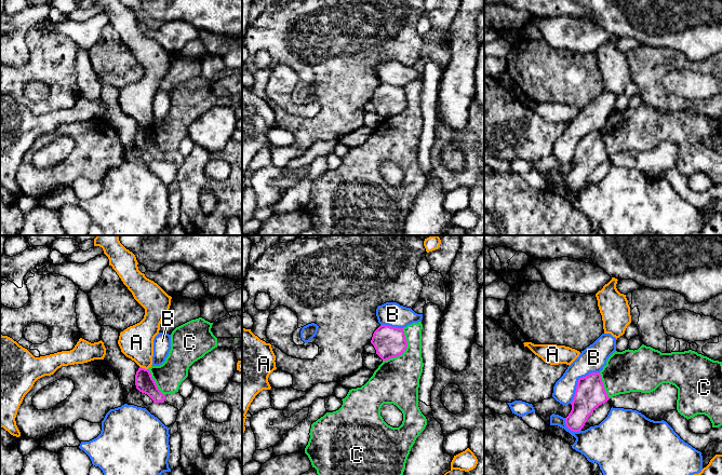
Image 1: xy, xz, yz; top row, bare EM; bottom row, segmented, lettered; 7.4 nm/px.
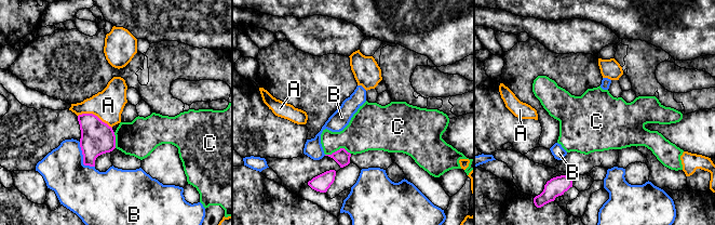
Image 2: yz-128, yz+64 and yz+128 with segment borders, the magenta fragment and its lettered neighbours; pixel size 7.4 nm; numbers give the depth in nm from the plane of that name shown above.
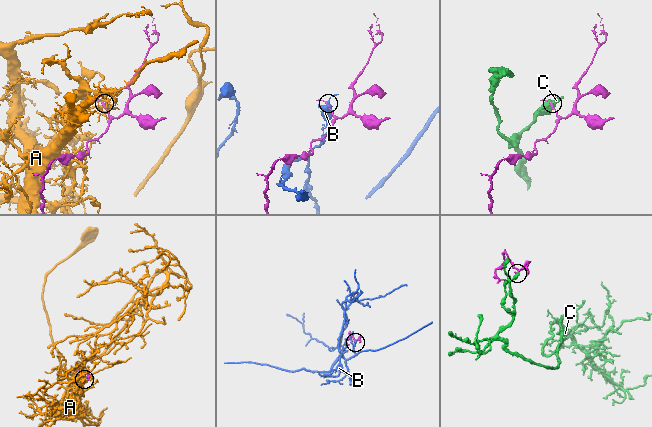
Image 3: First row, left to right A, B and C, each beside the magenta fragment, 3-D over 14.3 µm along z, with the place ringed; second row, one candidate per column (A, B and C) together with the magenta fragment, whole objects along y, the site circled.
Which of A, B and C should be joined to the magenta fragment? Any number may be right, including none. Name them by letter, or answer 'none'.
none

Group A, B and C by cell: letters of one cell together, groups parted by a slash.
A / B / C

